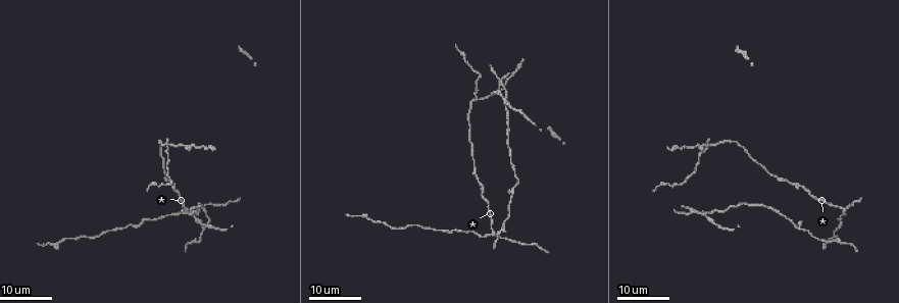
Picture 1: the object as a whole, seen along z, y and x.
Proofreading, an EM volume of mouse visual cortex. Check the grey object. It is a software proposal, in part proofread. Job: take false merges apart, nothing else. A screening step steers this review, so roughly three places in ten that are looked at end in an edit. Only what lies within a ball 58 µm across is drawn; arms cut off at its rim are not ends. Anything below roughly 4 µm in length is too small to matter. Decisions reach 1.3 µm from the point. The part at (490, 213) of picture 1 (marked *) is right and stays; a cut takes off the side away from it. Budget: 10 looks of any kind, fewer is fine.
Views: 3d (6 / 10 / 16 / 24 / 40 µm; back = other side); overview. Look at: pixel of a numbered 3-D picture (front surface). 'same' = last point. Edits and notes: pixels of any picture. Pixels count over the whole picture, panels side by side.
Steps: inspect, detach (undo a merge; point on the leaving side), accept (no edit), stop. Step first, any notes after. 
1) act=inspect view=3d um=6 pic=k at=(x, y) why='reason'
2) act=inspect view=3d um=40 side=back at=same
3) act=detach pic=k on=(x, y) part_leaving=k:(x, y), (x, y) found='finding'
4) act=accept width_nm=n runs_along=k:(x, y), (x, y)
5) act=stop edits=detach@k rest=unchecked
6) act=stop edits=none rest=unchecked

act=inspect view=3d um=24 pic=1 at=(166, 179) why='thick turns thin'

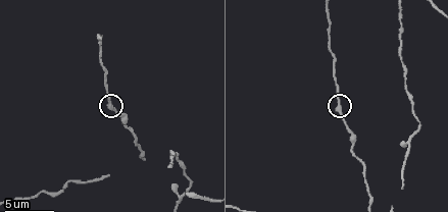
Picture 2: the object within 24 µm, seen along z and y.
act=inspect view=3d um=6 pic=2 at=(340, 100)

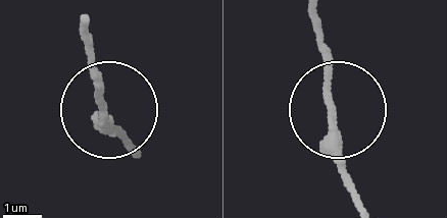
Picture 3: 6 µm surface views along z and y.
act=accept runs_along=3:(359, 203), (337, 144), (317, 31) found='continuous, no second cell'

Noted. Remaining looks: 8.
act=inspect view=3d um=16 pic=2 at=(350, 149) why='thick turns thin'

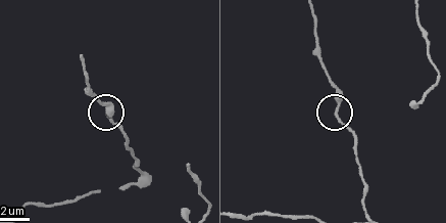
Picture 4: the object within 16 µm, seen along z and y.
act=accept width_nm=260 runs_along=4:(359, 164), (354, 136), (336, 114), (334, 82) found='continuous, no second cell'

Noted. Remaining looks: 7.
act=inspect view=3d um=16 pic=1 at=(493, 235) why='side arm on a straight run'

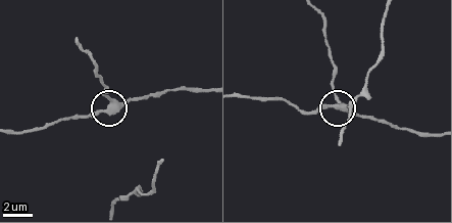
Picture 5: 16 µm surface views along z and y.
act=inspect view=3d um=6 pic=5 at=(107, 109)

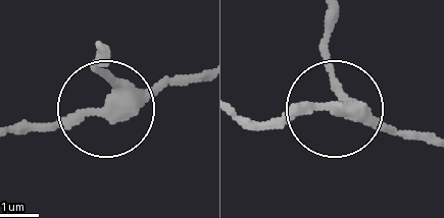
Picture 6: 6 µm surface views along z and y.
act=accept runs_along=6:(95, 50), (101, 108), (10, 131) found='continuous, no second cell'

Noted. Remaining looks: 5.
act=inspect view=3d um=16 pic=1 at=(166, 146) why='four or more arms meet'

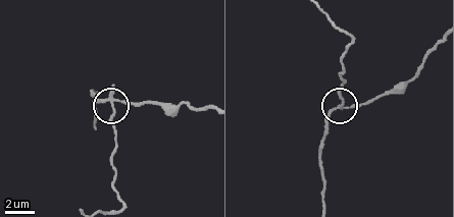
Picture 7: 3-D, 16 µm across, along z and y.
act=inspect view=3d um=10 pic=7 at=(113, 103) why='closer look'

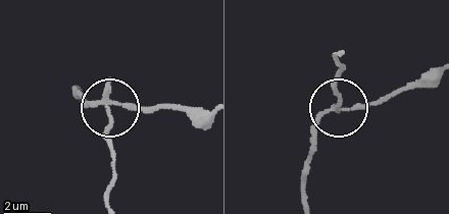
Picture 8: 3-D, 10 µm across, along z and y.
act=detach pic=8 on=(105, 130) width_nm=170 part_leaving=8:(106, 104), (112, 155), (106, 202) found='a second cell is stuck on'

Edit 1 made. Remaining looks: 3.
act=inspect view=overview

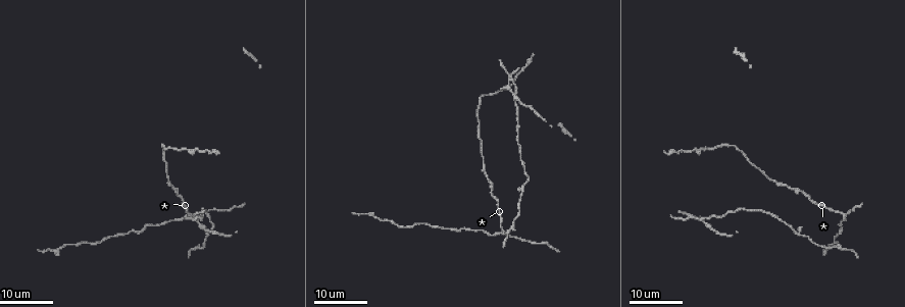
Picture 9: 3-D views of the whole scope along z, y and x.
act=inspect view=3d um=24 pic=9 at=(695, 150)

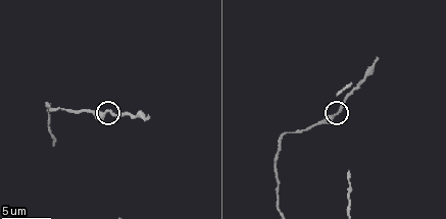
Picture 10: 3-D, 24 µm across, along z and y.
act=inspect view=3d um=6 pic=10 at=(338, 113) why='zoom in'

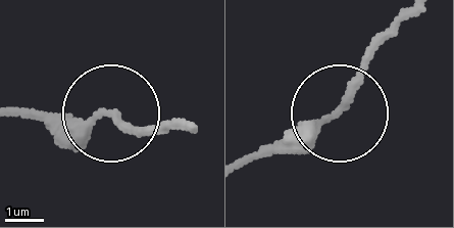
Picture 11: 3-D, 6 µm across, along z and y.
act=accept runs_along=11:(19, 116), (162, 125) found='continuous, no second cell'

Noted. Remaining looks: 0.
act=stop edits=detach@8 rest=unchecked

